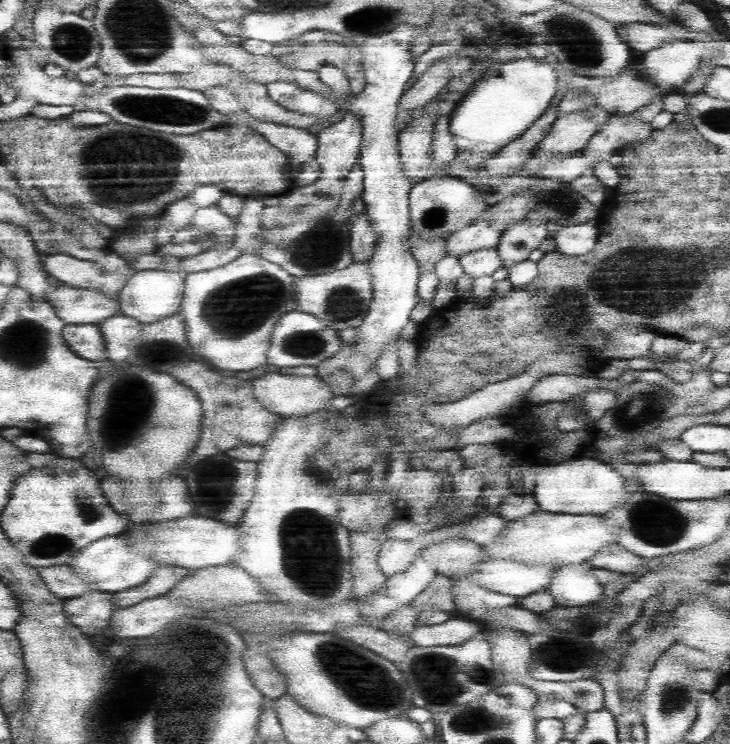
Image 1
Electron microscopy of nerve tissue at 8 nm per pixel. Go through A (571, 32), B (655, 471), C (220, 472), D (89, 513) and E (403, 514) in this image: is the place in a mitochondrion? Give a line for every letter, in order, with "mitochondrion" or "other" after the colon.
A: mitochondrion
B: other
C: other
D: other
E: other

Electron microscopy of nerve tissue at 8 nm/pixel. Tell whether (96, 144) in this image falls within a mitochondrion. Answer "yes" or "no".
yes

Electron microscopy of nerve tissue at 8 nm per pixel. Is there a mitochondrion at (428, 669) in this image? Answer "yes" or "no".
yes

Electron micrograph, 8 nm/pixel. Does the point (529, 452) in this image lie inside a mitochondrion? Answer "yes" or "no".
no

